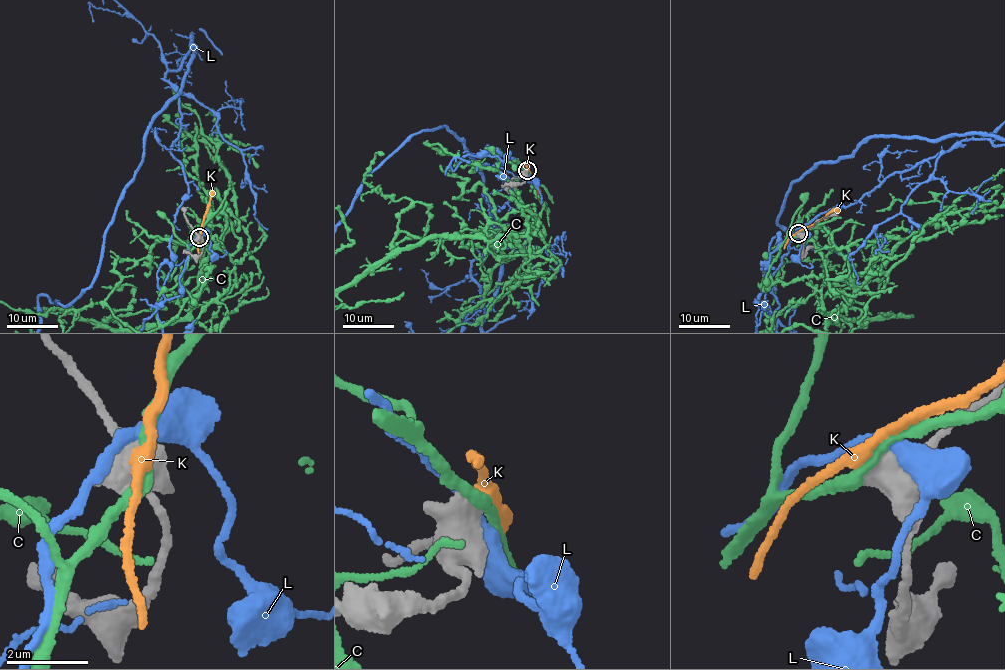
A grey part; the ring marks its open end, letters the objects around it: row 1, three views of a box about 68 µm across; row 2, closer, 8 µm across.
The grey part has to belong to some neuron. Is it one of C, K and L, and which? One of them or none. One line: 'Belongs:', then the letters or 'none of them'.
Belongs: K

